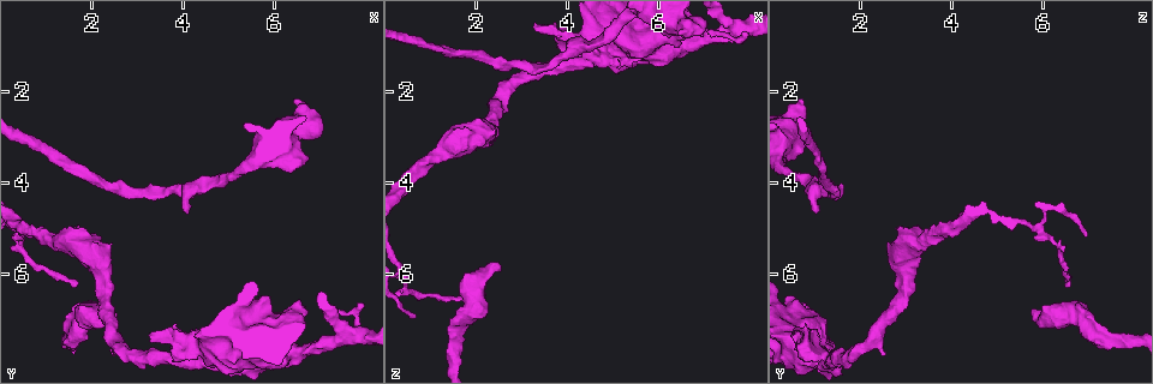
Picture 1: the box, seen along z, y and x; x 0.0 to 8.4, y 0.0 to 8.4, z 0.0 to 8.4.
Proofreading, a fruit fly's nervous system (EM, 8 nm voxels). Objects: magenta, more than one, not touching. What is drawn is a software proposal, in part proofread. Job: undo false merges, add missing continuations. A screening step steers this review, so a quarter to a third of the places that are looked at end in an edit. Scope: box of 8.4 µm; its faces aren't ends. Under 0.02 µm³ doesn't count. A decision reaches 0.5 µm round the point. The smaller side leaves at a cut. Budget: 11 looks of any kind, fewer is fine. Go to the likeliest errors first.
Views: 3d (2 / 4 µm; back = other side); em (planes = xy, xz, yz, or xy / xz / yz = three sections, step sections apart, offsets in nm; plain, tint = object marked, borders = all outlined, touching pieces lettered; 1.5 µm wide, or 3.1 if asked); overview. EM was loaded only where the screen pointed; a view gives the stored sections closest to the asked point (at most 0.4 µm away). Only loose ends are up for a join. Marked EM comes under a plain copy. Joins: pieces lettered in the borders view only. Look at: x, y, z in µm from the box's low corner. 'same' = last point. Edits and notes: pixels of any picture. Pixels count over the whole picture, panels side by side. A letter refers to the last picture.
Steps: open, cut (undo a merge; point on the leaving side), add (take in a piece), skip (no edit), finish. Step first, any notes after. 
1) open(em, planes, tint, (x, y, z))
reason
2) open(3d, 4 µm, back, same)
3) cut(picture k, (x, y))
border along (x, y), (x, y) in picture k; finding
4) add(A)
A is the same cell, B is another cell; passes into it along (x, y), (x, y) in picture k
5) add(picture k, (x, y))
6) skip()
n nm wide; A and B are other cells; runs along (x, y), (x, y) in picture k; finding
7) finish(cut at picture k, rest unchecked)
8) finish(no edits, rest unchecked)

open(3d, 4 µm, back, (2.50, 6.85, 5.80))
free end

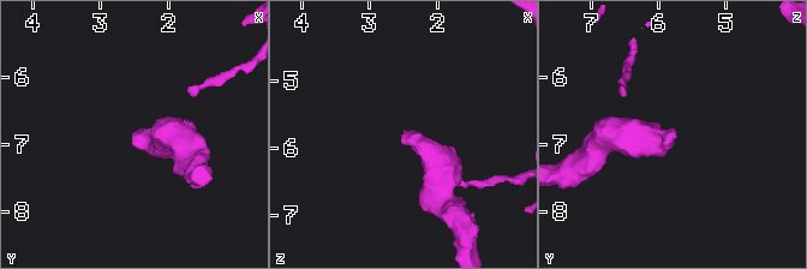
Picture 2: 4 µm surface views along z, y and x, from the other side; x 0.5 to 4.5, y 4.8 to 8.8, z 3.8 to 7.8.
open(em, yz, step 4, borders, (2.55, 6.85, 5.85))

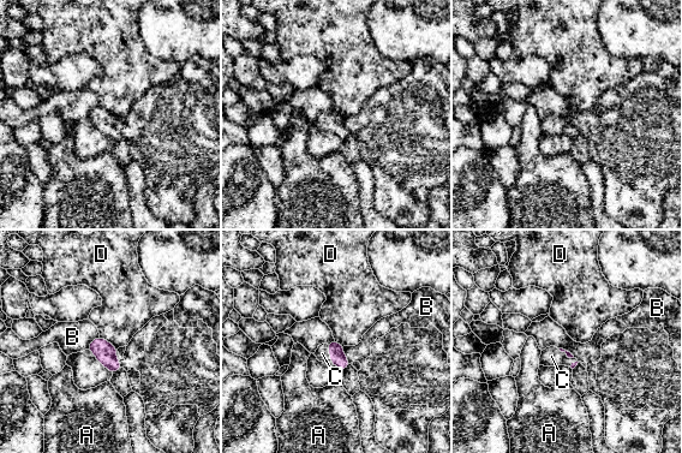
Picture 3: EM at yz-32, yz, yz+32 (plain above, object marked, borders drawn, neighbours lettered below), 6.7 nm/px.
open(em, planes, borders, same)

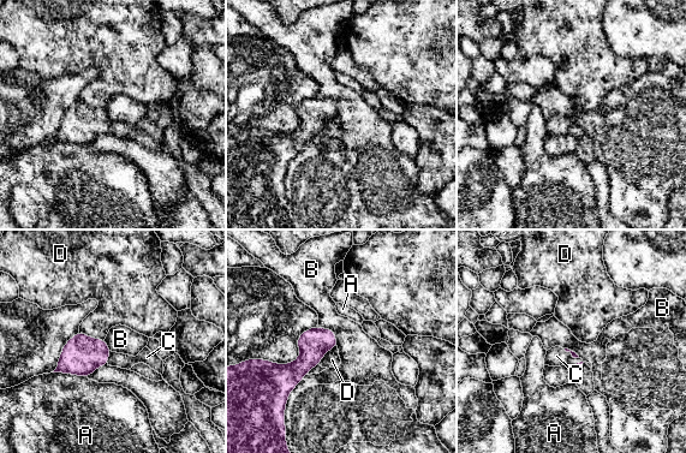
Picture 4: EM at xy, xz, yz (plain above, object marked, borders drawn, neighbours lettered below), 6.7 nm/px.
add(C)
C is the same cell, A, B and D are other cells; passes into it along (82, 355), (108, 356), (145, 356) in picture 4; it goes on there

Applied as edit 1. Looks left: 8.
open(overview)
see it whole again

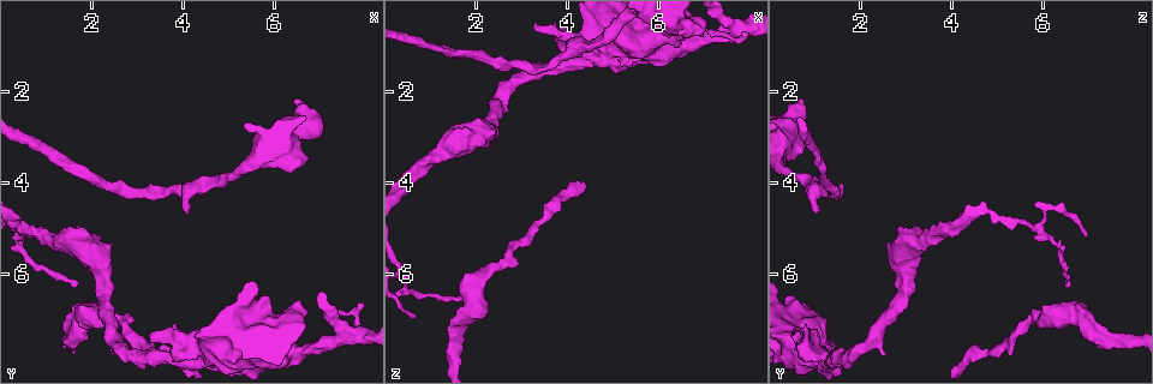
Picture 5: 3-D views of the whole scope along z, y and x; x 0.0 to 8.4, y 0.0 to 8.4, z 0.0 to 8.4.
open(3d, 4 µm, (6.65, 2.60, 0.65))
abrupt turn

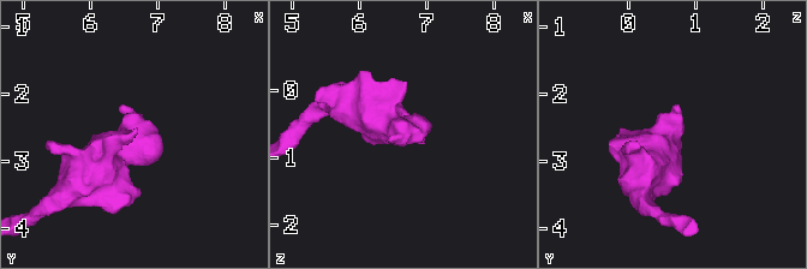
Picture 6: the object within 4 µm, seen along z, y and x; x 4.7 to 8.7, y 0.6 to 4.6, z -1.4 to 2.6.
open(em, yz, step 8, tint, (6.65, 2.60, 0.60))

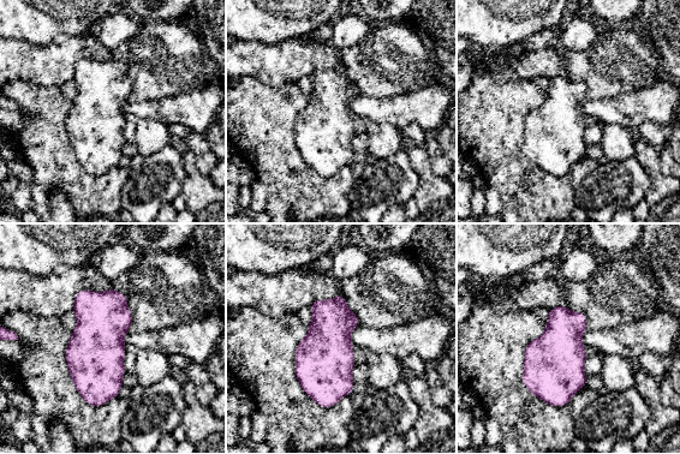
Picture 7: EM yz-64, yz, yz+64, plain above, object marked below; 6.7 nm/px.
open(em, planes, borders, same)
another direction

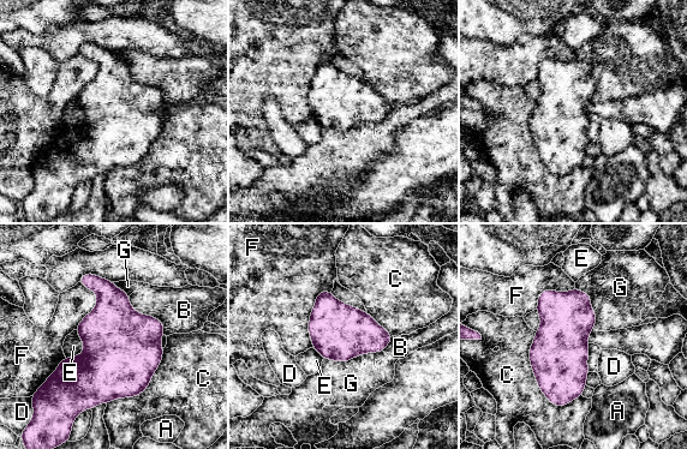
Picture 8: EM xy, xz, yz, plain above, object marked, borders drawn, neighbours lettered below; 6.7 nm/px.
skip()
A, B, C, D, E, F and G are other cells; border along (535, 331), (532, 373), (562, 407) in picture 8; continuous, no second neuron

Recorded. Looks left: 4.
finish(add at picture 4, rest unchecked)

